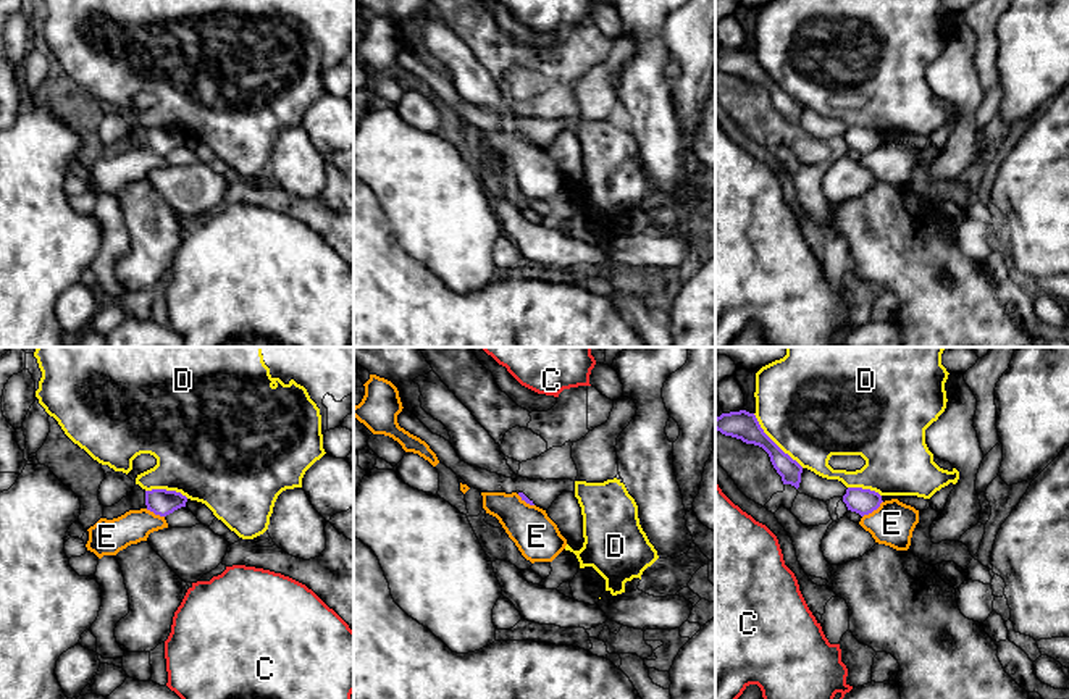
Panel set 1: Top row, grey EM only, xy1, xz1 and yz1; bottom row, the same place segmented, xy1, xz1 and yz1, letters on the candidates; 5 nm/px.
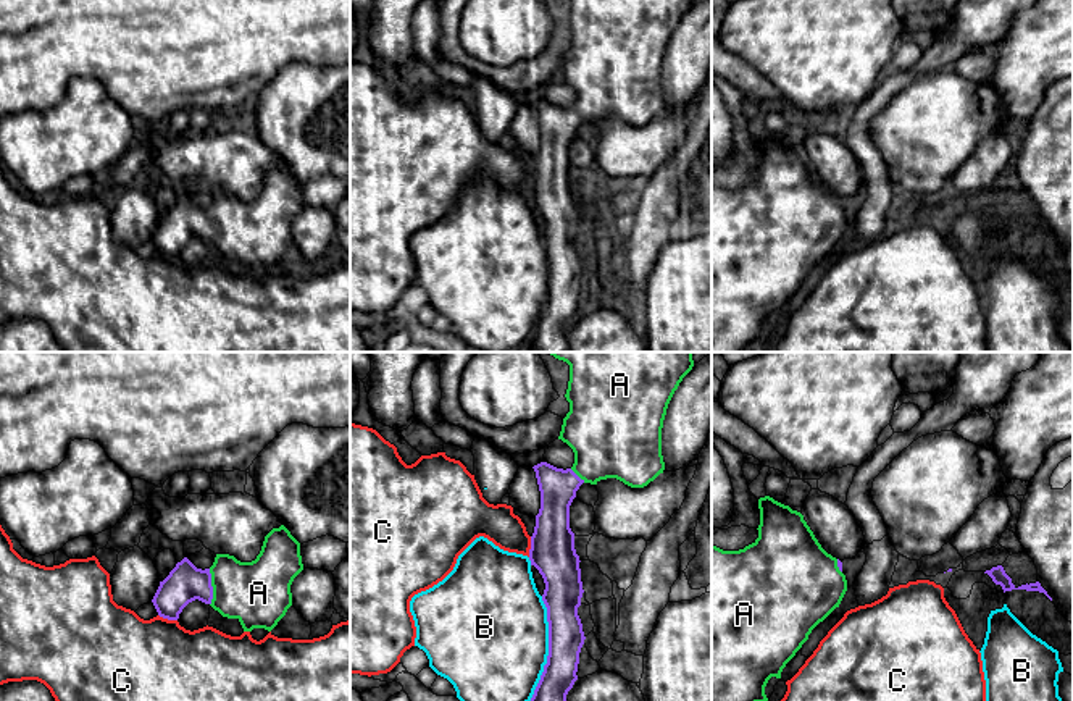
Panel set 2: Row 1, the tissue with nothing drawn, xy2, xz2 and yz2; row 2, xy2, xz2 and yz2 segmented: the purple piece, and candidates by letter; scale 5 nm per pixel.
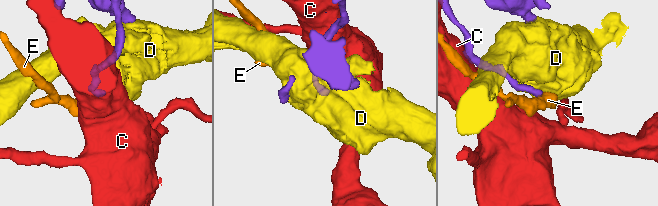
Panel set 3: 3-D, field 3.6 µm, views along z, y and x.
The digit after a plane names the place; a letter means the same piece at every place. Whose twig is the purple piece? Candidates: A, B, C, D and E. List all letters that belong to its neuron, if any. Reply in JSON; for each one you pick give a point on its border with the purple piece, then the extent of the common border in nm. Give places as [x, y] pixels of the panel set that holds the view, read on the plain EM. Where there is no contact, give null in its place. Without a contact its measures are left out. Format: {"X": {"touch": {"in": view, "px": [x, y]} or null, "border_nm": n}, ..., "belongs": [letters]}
{"A": {"touch": {"in": "xy2", "px": [212, 225]}, "border_nm": 180}, "belongs": ["A"]}

